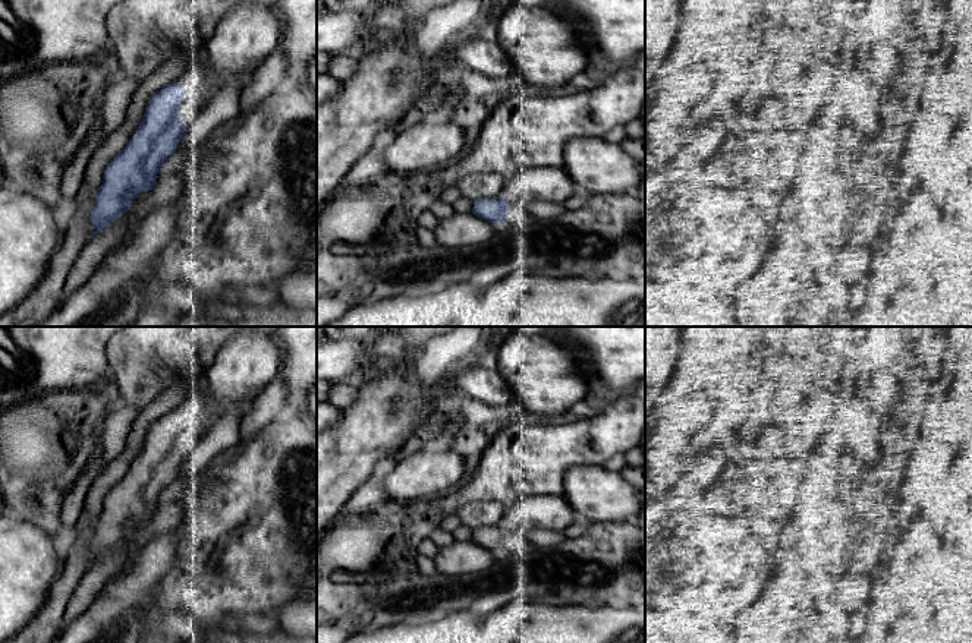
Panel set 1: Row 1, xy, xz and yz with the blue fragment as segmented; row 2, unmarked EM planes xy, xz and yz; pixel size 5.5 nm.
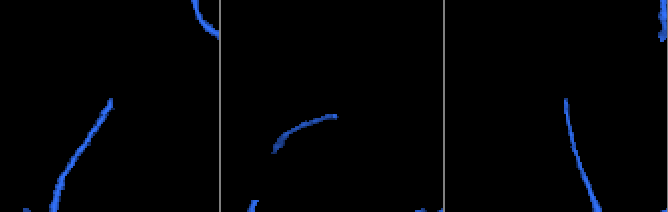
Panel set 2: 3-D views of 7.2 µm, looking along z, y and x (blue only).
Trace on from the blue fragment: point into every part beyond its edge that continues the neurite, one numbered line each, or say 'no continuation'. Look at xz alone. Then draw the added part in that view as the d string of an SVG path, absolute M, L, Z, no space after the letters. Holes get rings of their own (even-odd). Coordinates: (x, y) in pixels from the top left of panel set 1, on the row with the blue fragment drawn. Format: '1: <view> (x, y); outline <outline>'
1: xz (518, 218); outline M504 198L507 201L507 215L501 224L503 228L509 230L512 234L522 234L529 226L534 224L534 218L528 212L525 204Z

